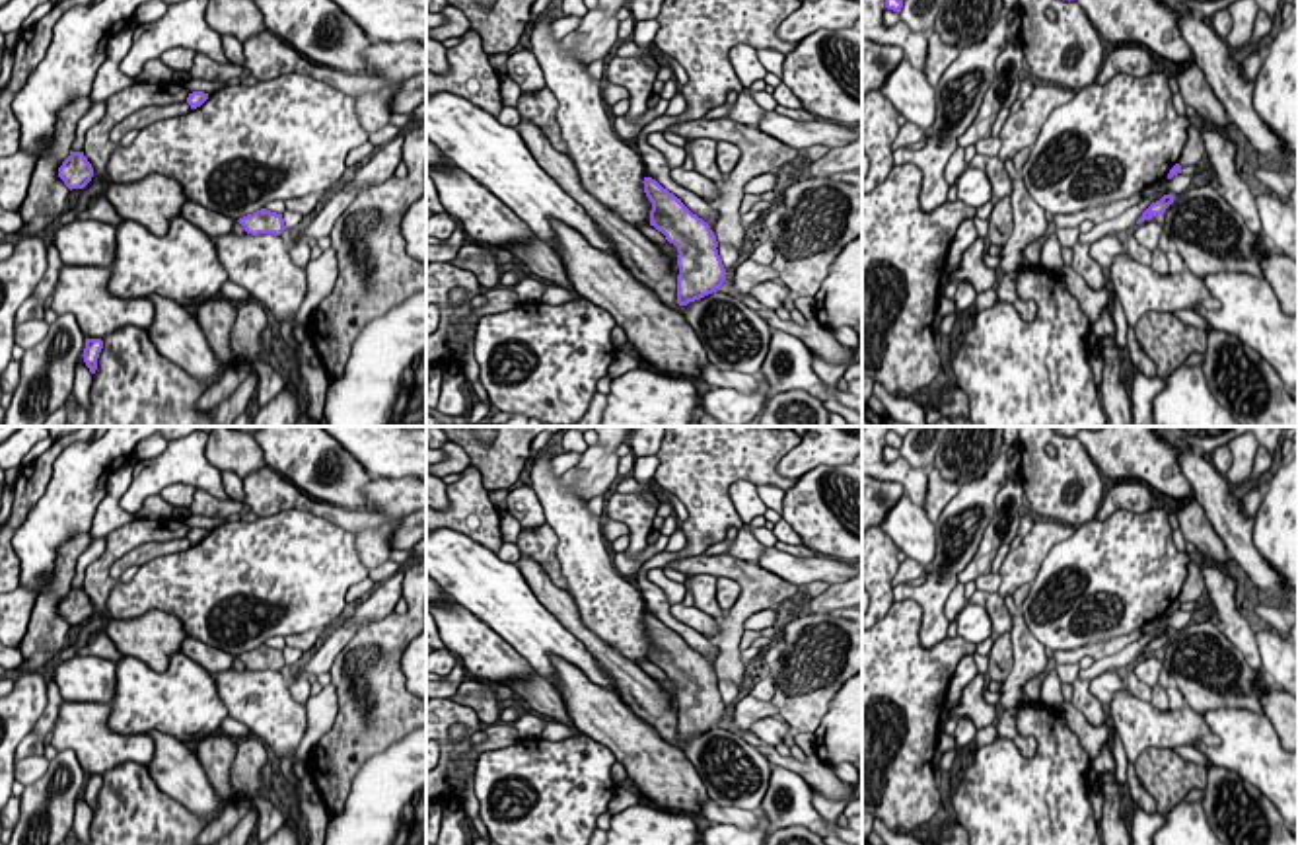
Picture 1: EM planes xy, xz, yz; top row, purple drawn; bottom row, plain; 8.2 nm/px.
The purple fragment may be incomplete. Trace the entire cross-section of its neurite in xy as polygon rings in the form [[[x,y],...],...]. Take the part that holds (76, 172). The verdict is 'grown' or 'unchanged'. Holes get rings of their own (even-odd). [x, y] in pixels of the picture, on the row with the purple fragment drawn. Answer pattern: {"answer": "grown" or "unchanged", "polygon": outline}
{"answer": "unchanged", "polygon": [[[70,150],[70,156],[58,167],[58,177],[70,191],[84,189],[93,177],[93,167],[84,156],[84,152]]]}

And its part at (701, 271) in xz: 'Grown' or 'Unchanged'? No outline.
Grown

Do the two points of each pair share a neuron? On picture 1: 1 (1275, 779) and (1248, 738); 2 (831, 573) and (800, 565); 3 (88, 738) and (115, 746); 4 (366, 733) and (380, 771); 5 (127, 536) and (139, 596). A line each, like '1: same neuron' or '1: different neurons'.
1: same neuron
2: same neuron
3: same neuron
4: different neurons
5: different neurons

